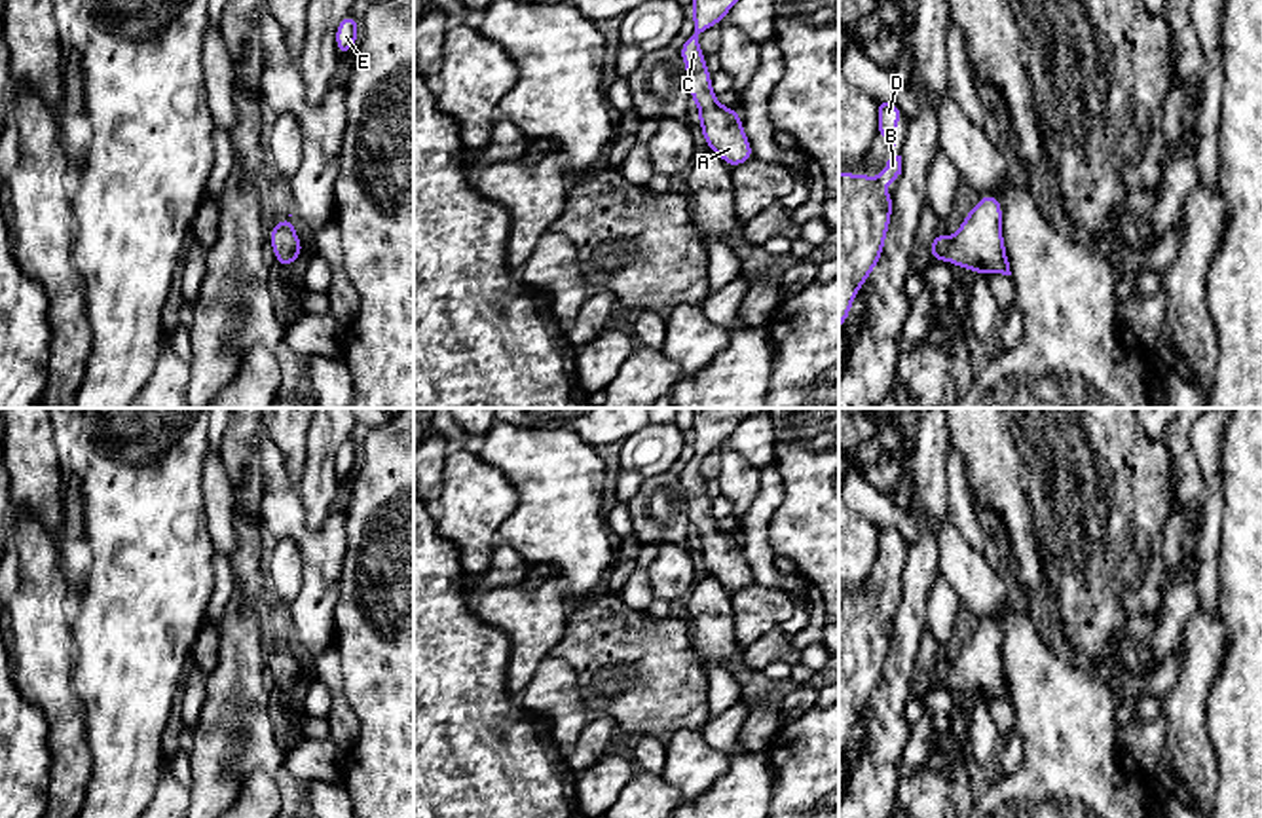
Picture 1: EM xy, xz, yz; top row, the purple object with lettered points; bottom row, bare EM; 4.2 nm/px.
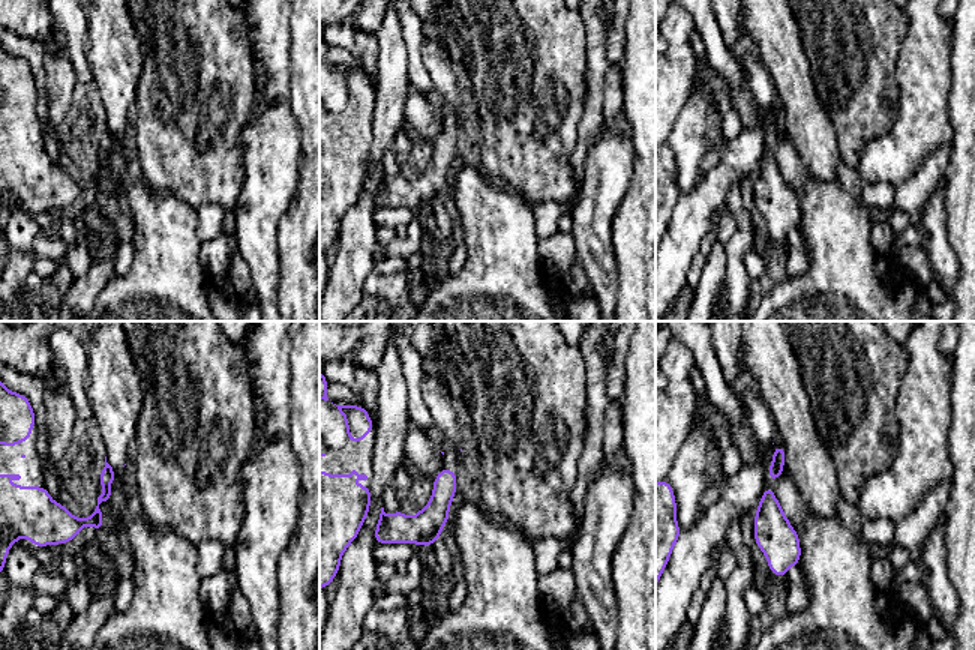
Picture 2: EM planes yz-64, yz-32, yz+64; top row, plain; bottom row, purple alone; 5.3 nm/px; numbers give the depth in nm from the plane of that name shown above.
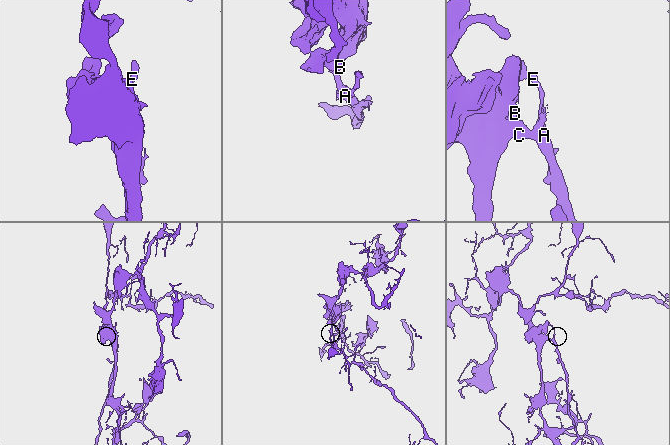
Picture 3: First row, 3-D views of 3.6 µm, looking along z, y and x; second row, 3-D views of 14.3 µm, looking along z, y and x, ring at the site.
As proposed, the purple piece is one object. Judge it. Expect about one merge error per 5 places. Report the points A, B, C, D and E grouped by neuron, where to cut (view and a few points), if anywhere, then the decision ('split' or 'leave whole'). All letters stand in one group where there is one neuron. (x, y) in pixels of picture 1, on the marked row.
groups A B C D E; cut none; leave whole

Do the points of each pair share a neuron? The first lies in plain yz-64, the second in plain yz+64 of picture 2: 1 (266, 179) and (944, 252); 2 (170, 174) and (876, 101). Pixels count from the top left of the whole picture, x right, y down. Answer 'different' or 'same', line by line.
1: same
2: same

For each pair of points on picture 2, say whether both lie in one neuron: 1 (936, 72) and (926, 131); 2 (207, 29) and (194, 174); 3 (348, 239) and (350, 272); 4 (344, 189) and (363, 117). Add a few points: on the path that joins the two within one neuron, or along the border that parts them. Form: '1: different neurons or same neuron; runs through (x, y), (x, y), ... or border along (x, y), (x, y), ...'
1: same neuron; runs through (926, 87), (926, 116)
2: same neuron; runs through (207, 65), (222, 81), (213, 101), (215, 138)
3: same neuron; runs through (350, 246), (350, 264)
4: same neuron; runs through (344, 171), (344, 140), (348, 135)

